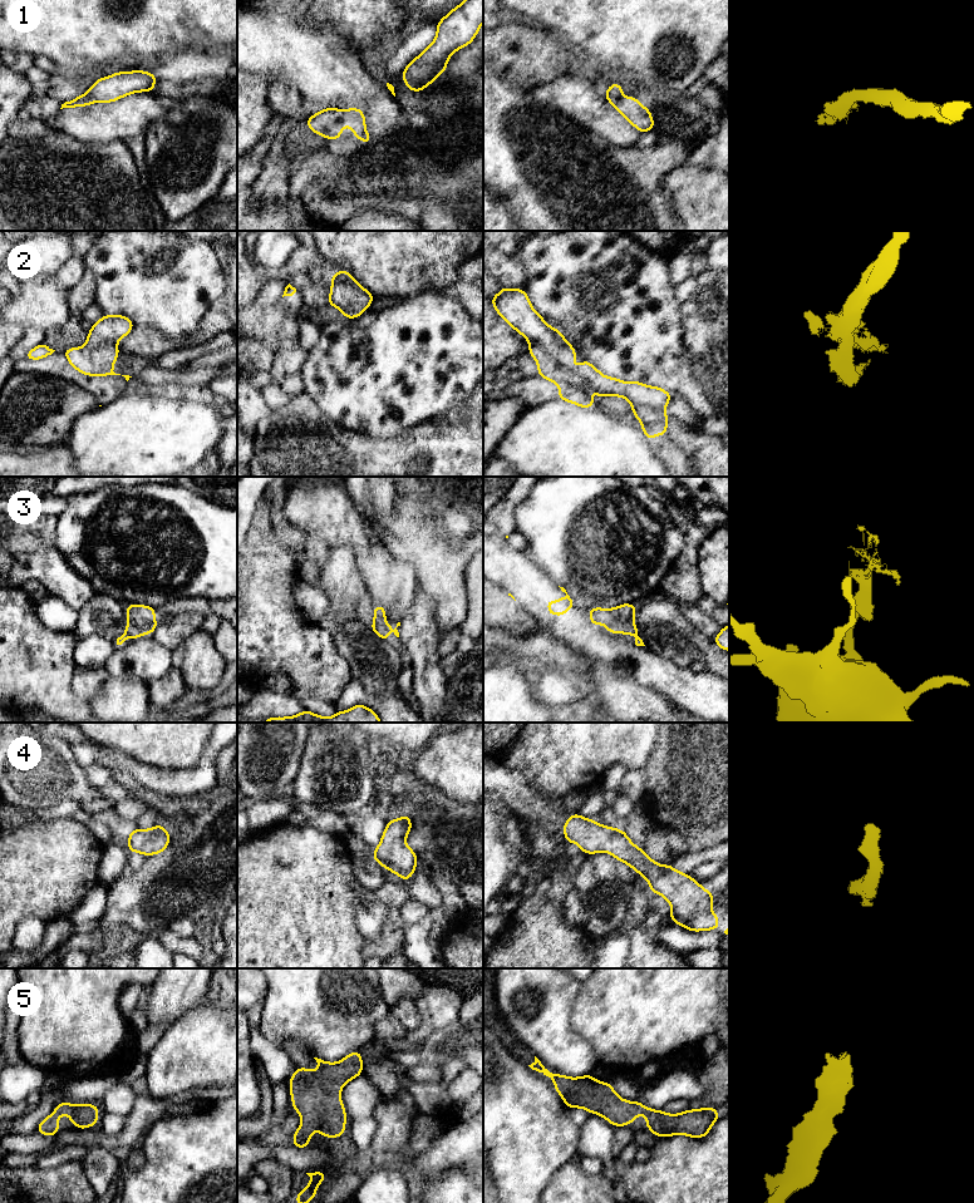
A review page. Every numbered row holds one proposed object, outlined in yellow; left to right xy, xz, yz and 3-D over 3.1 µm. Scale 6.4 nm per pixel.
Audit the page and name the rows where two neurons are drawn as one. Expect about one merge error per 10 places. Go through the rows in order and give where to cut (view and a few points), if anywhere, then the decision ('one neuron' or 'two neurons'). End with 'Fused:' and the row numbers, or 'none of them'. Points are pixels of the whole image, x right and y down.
1: no cut; one neuron
2: no cut; one neuron
3: cut in xy along (126, 632), (131, 637); two neurons
4: no cut; one neuron
5: no cut; one neuron
Fused: 3

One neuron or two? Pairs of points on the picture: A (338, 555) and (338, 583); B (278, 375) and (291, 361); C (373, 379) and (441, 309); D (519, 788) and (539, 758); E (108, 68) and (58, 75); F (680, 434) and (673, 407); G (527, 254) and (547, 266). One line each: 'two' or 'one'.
A: one
B: one
C: one
D: two
E: one
F: two
G: one

